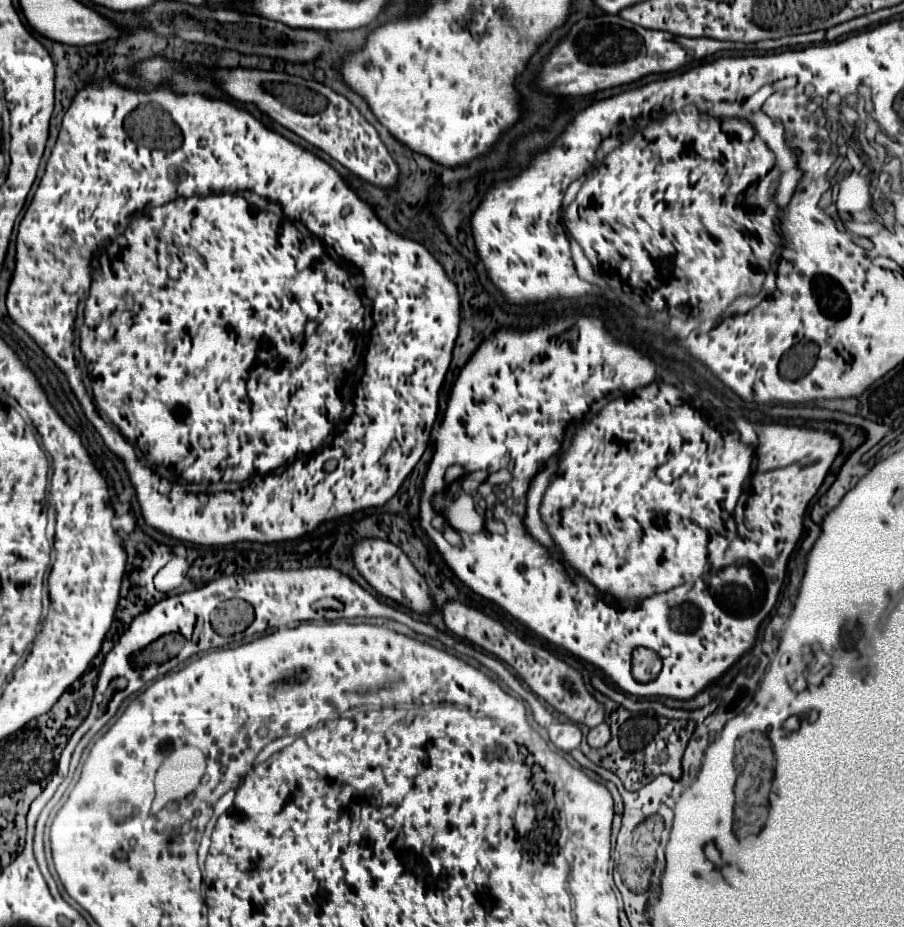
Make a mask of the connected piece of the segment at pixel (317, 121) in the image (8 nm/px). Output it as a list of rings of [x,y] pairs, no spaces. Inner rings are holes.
[[[220,69],[216,71],[216,79],[232,99],[258,105],[258,109],[268,113],[274,121],[294,131],[320,151],[328,153],[334,161],[350,169],[362,181],[380,189],[394,189],[398,185],[400,169],[380,141],[376,129],[346,97],[334,93],[330,87],[316,81],[306,81],[302,77],[258,69]]]

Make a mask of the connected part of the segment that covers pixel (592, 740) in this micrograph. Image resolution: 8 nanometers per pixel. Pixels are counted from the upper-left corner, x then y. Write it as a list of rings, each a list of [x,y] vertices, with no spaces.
[[[606,723],[590,729],[590,733],[588,733],[588,745],[590,745],[590,747],[594,747],[594,749],[606,747],[608,741],[610,741],[610,729],[608,729]]]

